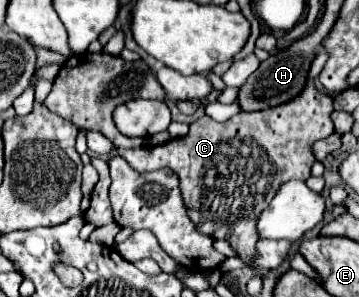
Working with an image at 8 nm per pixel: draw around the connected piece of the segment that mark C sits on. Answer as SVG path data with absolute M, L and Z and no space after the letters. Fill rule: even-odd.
M322 45L317 49L306 87L288 103L252 113L242 111L222 123L204 115L190 125L186 137L170 139L168 143L154 147L118 149L118 155L136 171L172 169L180 179L182 199L198 233L228 241L236 255L248 267L256 269L256 243L260 239L256 223L260 213L272 201L282 183L290 179L306 181L310 177L310 167L316 161L312 145L334 133L334 123L330 119L334 111L334 97L320 93L314 85L314 76L320 74L328 60L328 53L324 51L326 49ZM252 141L256 141L260 151L264 151L274 163L274 175L264 175L264 159L252 159Z

